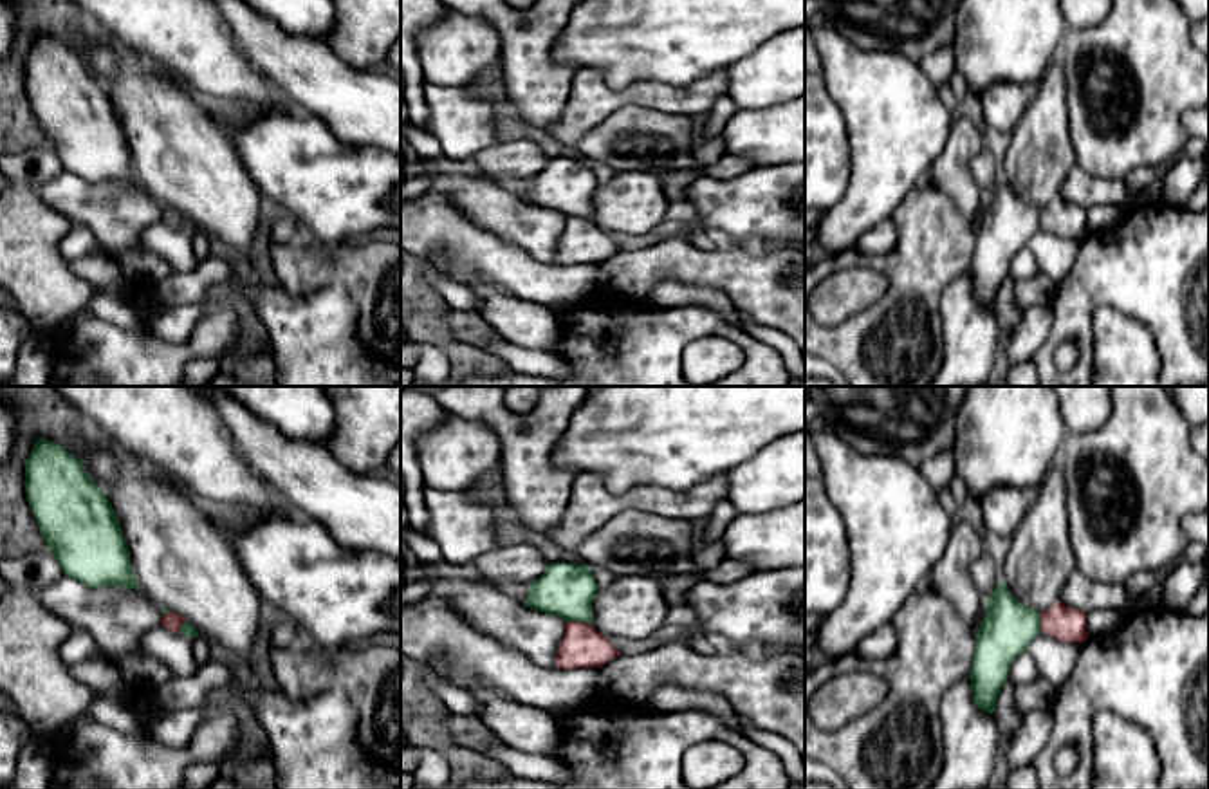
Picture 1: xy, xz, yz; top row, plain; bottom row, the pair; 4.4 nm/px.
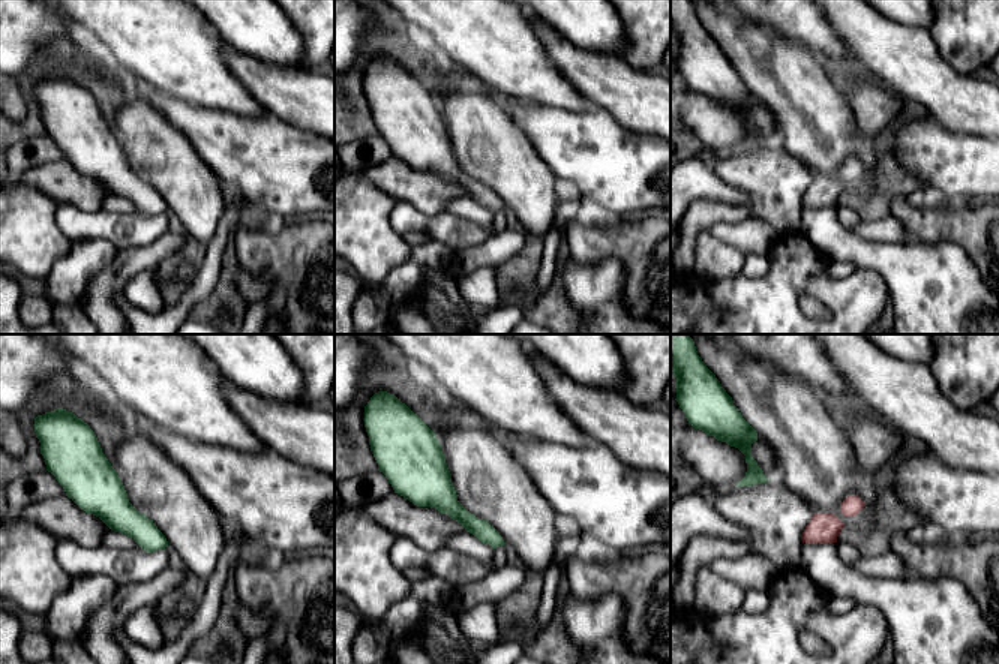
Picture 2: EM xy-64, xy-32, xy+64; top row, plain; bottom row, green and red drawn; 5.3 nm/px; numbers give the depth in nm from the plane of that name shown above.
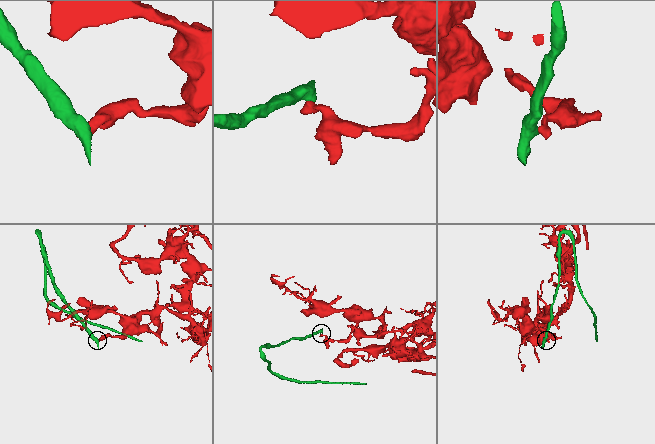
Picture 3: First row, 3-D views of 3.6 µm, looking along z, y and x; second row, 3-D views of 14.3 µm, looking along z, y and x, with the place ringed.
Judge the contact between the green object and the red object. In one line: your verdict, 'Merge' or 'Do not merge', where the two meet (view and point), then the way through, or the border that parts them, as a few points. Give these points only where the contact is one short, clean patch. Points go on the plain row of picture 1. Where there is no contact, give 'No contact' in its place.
Do not merge. Touches green at xz (576, 215). Boundary: xz (589, 217), (565, 219)

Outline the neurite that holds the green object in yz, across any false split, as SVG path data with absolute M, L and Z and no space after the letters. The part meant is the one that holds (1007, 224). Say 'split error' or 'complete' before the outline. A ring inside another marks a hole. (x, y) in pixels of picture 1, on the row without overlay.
complete | M1001 177L985 202L969 274L974 300L994 309L998 291L1009 276L1011 258L1029 246L1030 237L1041 227L1041 211L1020 199Z

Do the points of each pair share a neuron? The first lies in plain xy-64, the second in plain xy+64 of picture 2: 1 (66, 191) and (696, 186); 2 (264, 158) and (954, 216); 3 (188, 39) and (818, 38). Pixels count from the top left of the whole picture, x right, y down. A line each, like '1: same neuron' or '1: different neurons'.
1: different neurons
2: different neurons
3: same neuron

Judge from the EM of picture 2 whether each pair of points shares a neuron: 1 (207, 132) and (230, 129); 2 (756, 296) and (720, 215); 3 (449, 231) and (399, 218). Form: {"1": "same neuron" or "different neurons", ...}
{"1": "same neuron", "2": "different neurons", "3": "same neuron"}

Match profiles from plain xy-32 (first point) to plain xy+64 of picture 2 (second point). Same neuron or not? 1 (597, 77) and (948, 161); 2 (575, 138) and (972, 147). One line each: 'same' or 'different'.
1: different
2: same

